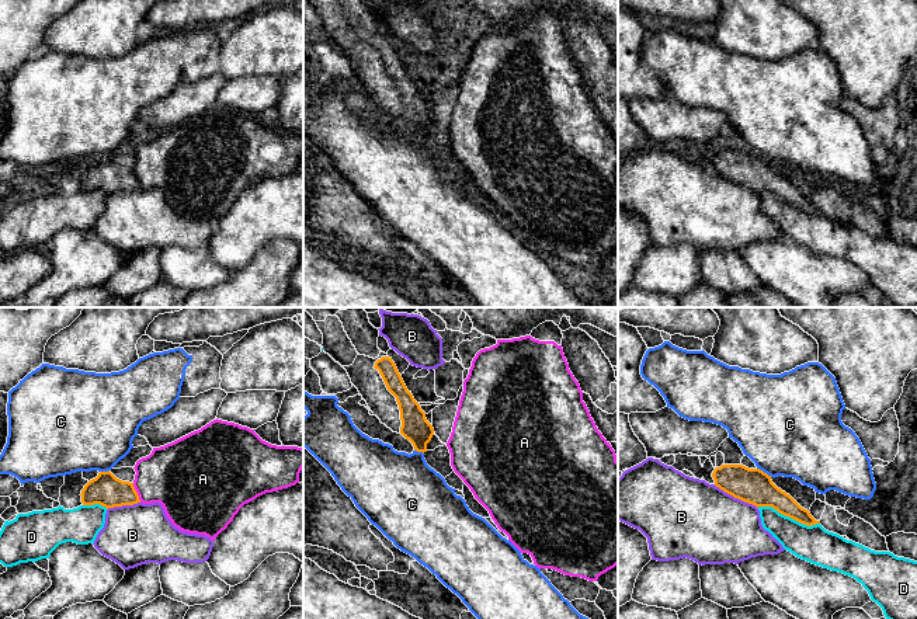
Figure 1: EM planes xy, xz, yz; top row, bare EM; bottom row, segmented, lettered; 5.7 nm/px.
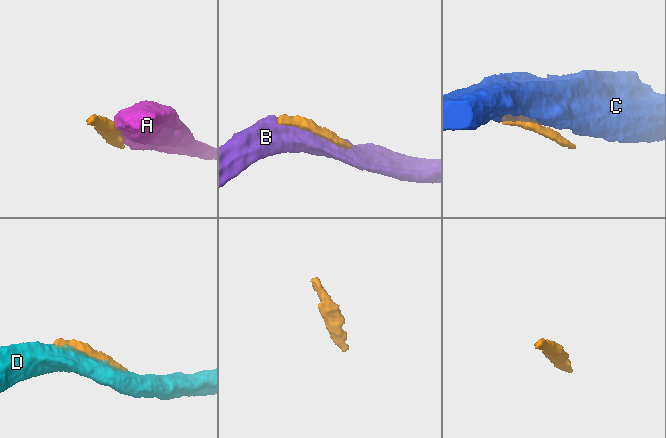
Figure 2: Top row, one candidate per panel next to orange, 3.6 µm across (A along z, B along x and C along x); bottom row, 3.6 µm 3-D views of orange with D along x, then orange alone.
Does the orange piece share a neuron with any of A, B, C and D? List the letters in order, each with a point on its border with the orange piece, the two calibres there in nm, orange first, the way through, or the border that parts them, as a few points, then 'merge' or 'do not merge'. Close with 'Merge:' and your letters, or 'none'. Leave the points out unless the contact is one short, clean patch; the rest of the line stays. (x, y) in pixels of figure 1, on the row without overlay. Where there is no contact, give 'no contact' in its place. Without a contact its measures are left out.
A: xy (136, 178) | 180/360 nm | do not merge
B: yz (736, 183) | 200/440 nm | do not merge
C: yz (763, 157) | 200/480 nm | along yz (757, 153), (771, 162) | do not merge
D: yz (788, 201) | 200/220 nm | do not merge
Merge: none

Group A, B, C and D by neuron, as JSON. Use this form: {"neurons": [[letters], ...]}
{"neurons": [["A"], ["B"], ["C"], ["D"]]}

